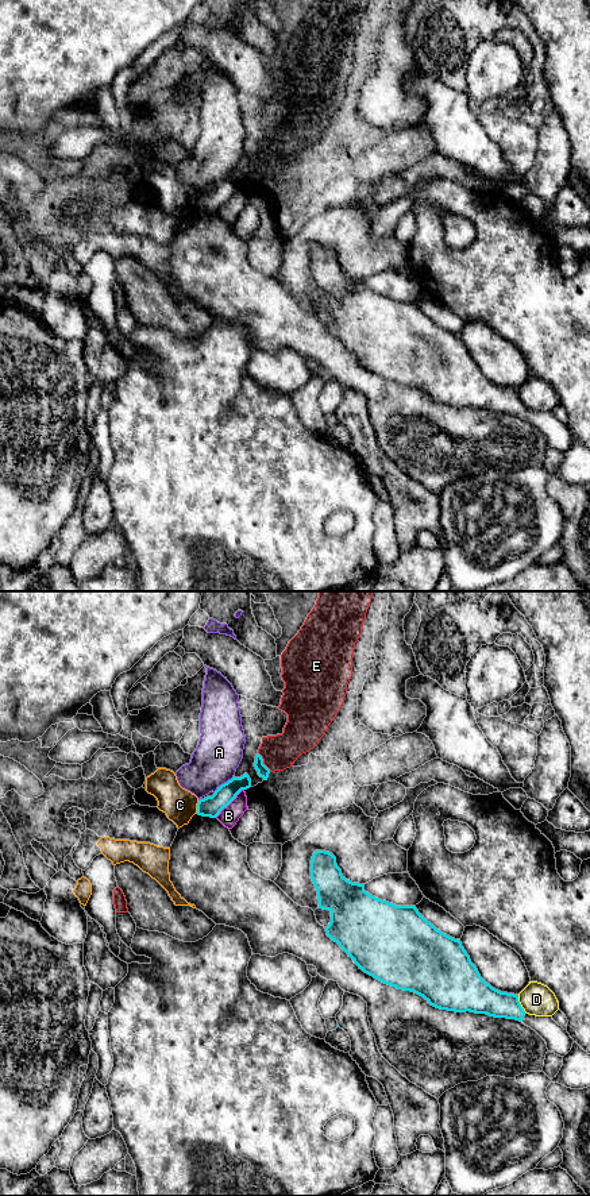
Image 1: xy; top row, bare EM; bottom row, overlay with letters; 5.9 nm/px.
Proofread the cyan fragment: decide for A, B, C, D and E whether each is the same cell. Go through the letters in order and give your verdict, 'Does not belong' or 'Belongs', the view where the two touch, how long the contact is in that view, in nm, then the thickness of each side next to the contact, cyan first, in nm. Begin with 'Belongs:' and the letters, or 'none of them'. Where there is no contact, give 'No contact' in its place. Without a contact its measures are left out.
Belongs: none of them
A: Does not belong. Touches cyan in xy. Shared border 160 nm. Thickness 130 nm (cyan) against 280 nm
B: Does not belong. Touches cyan in xy. Shared border 240 nm. Thickness 130 nm (cyan) against 110 nm
C: Does not belong. Touches cyan in xy. Shared border 80 nm. Thickness 130 nm (cyan) against 200 nm
D: Does not belong. Touches cyan in xy. Shared border 120 nm. Thickness 190 nm (cyan) against 190 nm
E: Does not belong. Touches cyan in xy. Shared border 140 nm. Thickness 70 nm (cyan) against 200 nm

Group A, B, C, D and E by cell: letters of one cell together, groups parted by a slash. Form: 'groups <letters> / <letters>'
groups A / B / C / D / E

